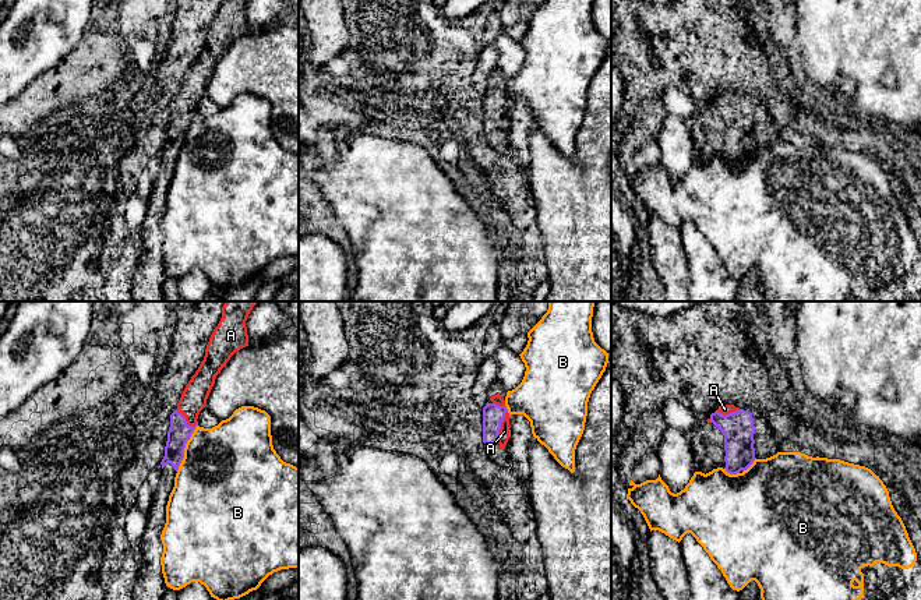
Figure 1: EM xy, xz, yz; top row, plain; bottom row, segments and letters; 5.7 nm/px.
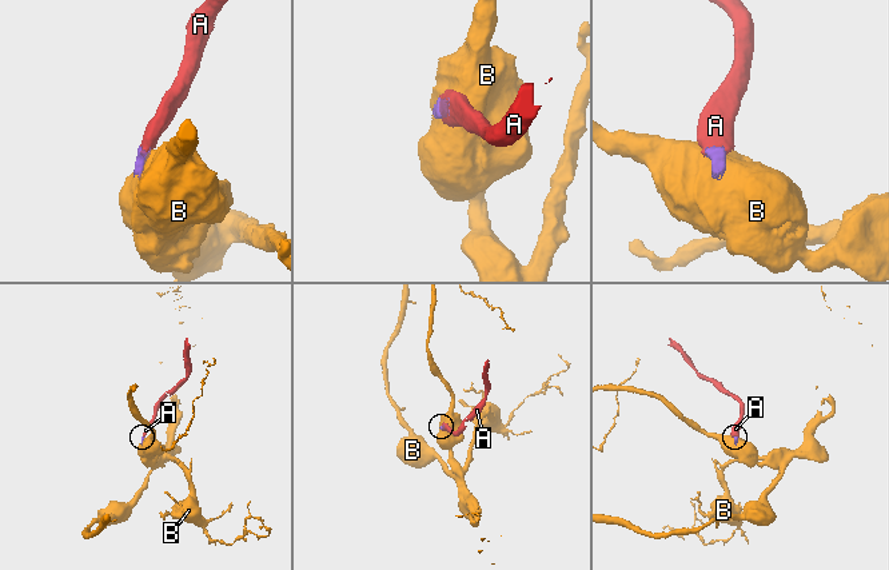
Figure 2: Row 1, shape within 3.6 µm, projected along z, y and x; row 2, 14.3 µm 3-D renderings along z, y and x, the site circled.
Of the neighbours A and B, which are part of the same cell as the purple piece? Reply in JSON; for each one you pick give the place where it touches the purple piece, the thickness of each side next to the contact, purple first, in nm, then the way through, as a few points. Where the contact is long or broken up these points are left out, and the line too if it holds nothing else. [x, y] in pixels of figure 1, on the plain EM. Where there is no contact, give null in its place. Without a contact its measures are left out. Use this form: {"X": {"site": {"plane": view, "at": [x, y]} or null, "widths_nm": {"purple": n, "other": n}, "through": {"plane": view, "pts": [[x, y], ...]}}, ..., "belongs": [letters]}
{"A": {"site": {"plane": "xz", "at": [500, 113]}, "widths_nm": {"purple": 120, "other": 60}, "through": {"plane": "xz", "pts": [[493, 102], [500, 113], [504, 119]]}}, "belongs": ["A"]}

